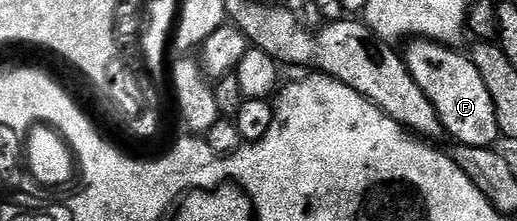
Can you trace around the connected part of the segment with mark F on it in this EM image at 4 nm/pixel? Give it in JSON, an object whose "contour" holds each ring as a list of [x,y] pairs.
{"contour":[[[412,39],[407,45],[408,50],[402,53],[404,62],[418,87],[434,105],[434,111],[438,111],[445,134],[452,136],[453,142],[470,147],[495,146],[500,132],[494,115],[494,99],[490,99],[490,91],[486,91],[486,83],[482,83],[482,75],[478,75],[471,56],[464,54],[463,57],[459,48],[442,45],[439,41]]]}

